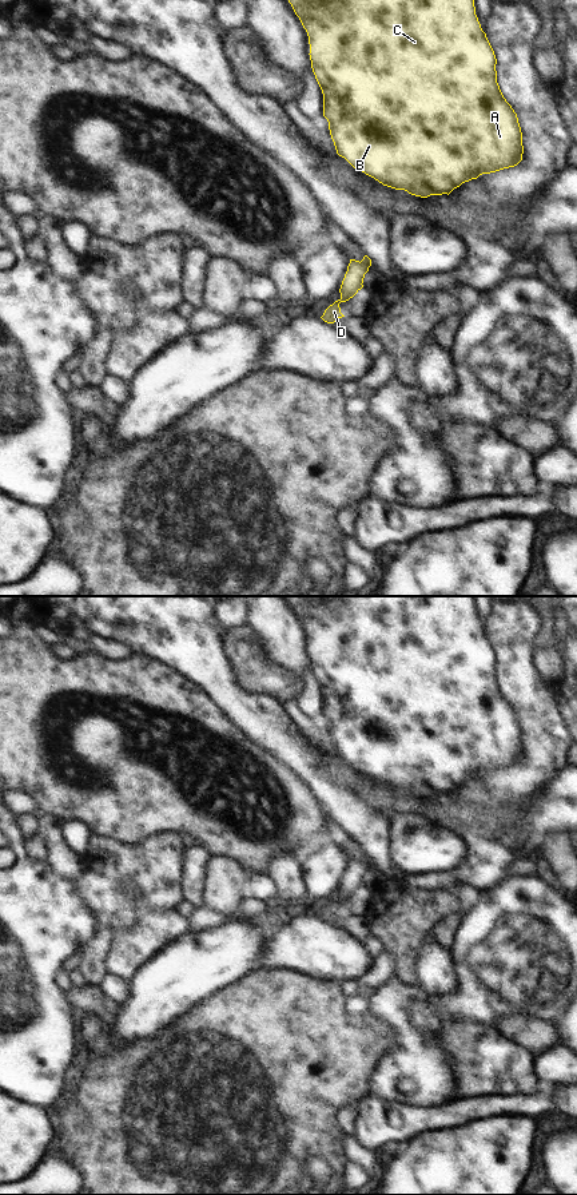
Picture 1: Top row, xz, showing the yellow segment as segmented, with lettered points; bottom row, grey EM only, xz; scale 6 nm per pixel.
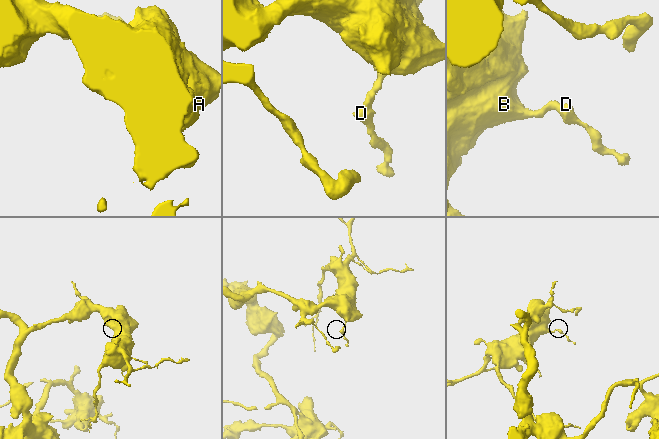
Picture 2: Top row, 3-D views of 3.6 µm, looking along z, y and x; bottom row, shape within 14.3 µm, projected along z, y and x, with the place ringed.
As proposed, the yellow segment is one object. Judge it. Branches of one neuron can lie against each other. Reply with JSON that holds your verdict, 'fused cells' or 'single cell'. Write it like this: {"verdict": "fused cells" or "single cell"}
{"verdict": "single cell"}

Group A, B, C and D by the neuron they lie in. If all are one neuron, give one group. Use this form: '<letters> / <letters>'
A B C D

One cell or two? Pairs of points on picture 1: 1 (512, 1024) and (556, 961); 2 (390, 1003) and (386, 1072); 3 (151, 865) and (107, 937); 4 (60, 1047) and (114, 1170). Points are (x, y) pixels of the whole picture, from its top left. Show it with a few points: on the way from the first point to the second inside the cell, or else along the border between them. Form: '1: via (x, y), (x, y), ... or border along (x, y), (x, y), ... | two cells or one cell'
1: border along (537, 1016), (506, 1008), (493, 1025) | two cells
2: via (398, 1021), (408, 1048), (405, 1057) | one cell
3: via (134, 882), (116, 900), (116, 909), (111, 920) | one cell
4: border along (70, 1087), (67, 1098), (59, 1104) | two cells

